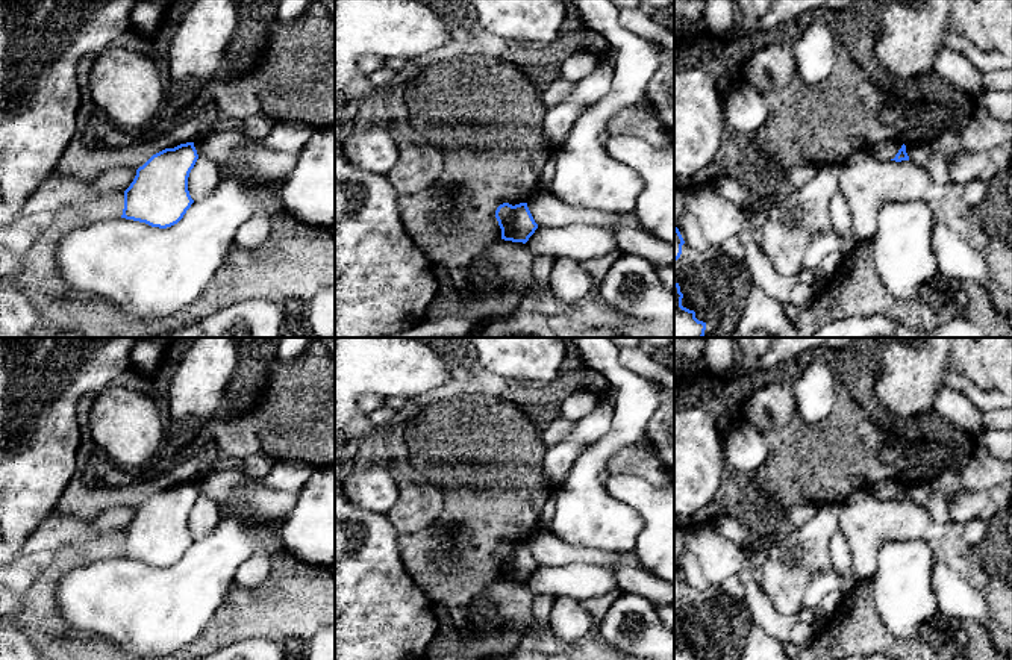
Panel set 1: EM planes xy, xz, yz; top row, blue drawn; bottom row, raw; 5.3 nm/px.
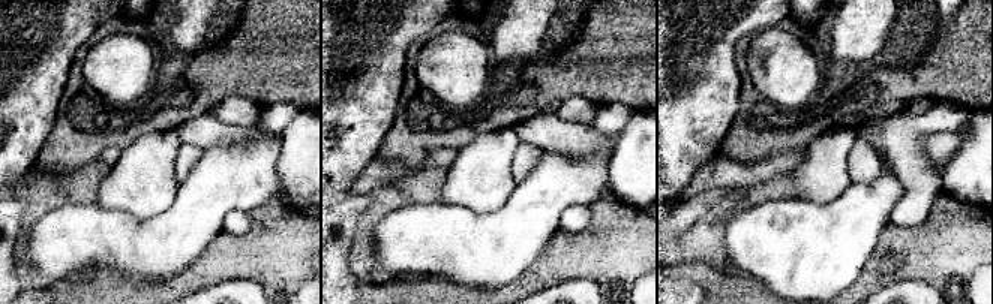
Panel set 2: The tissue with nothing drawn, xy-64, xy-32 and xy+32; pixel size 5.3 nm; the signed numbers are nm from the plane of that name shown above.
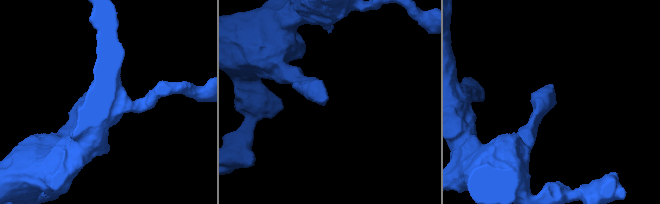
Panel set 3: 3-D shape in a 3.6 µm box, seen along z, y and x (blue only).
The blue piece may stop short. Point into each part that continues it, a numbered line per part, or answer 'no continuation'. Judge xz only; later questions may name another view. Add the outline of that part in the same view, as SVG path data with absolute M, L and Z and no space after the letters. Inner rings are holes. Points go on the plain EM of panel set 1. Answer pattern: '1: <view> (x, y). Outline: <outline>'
no continuation

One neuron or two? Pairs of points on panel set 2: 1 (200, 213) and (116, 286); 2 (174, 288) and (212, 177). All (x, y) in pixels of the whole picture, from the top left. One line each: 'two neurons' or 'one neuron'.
1: two neurons
2: two neurons

